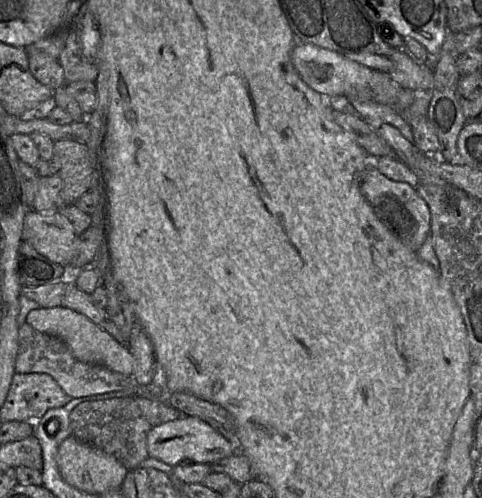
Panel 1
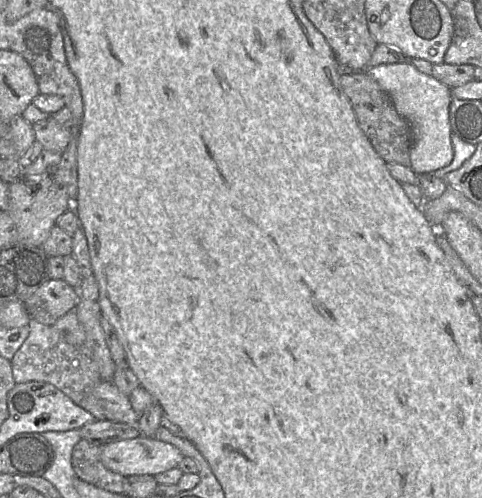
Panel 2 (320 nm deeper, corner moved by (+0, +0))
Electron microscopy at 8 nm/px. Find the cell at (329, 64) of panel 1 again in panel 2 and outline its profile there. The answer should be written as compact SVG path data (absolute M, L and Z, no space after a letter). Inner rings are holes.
M409 61L381 64L364 70L390 96L397 112L410 124L411 168L417 174L430 173L448 166L454 157L451 141L451 89L432 75L418 71Z

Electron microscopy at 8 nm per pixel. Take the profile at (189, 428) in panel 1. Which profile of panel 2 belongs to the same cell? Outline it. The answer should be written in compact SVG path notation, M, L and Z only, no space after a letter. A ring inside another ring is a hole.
M139 436L101 445L100 457L105 468L129 477L158 475L177 467L185 456L169 443Z

